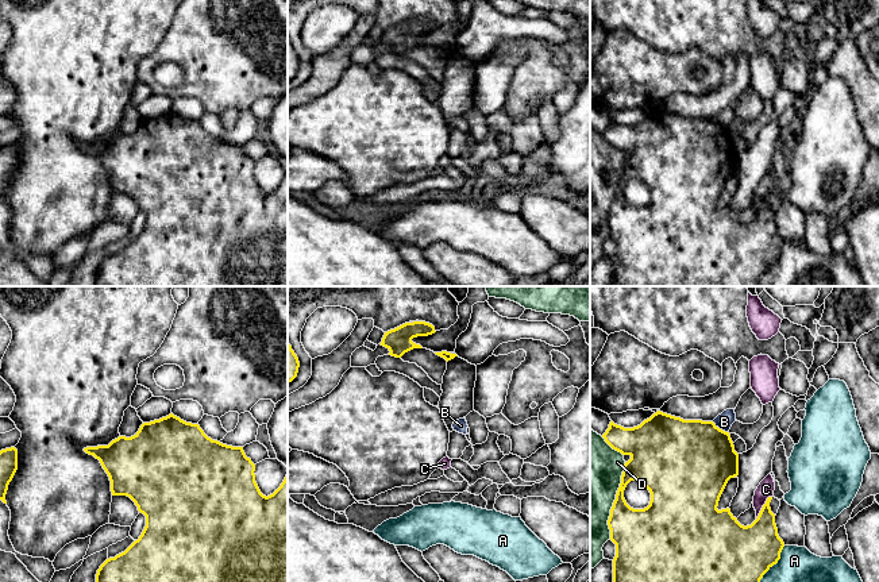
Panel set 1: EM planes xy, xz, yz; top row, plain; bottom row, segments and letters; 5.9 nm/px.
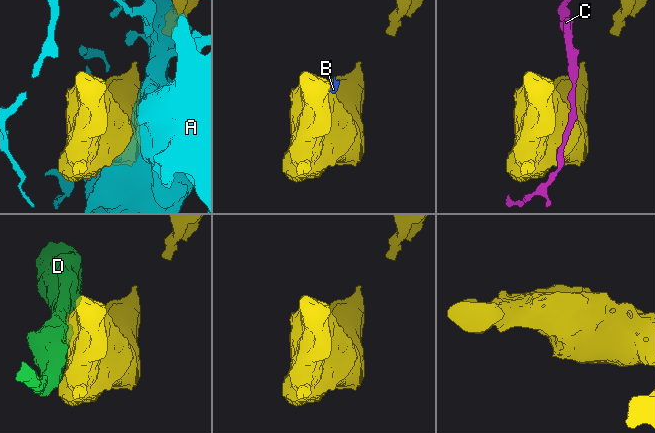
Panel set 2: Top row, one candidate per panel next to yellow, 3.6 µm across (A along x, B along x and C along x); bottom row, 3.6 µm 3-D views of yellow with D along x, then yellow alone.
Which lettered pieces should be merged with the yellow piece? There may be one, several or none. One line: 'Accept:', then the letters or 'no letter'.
Accept: no letter

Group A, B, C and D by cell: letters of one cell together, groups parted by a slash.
A / B / C / D

